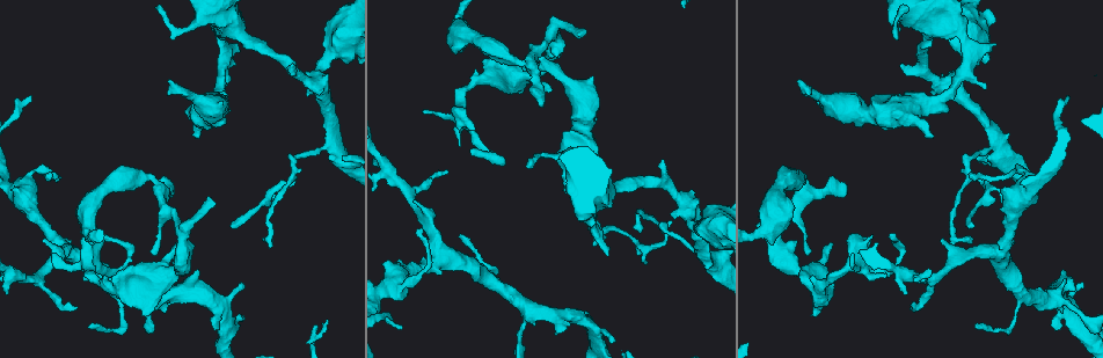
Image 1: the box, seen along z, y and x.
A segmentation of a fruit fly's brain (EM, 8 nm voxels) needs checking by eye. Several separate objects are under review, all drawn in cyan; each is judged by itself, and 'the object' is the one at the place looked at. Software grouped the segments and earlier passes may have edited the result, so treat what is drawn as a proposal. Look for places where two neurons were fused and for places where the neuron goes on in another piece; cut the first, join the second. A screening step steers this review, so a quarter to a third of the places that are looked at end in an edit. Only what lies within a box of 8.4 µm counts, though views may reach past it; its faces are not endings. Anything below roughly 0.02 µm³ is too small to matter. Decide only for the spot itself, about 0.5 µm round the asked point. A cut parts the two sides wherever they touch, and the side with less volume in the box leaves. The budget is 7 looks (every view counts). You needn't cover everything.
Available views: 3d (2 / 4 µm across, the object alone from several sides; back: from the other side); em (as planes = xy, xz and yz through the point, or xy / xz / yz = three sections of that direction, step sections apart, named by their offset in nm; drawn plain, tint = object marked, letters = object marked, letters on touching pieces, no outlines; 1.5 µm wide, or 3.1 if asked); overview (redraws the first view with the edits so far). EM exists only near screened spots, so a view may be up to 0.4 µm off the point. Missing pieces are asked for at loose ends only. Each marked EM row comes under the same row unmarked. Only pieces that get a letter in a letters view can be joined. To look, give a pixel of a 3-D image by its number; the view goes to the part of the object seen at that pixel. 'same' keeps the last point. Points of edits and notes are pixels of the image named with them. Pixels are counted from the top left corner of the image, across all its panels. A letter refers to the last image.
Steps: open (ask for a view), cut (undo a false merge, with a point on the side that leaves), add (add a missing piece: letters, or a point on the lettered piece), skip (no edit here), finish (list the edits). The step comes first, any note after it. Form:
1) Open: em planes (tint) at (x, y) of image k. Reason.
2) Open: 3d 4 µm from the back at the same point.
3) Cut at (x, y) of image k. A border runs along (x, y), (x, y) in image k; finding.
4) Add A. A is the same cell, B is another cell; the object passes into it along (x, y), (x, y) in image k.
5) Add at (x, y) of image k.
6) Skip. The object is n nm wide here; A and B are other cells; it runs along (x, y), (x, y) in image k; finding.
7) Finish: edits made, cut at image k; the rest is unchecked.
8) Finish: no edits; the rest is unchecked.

Open: em planes (tint) at (142, 314) of image 1.

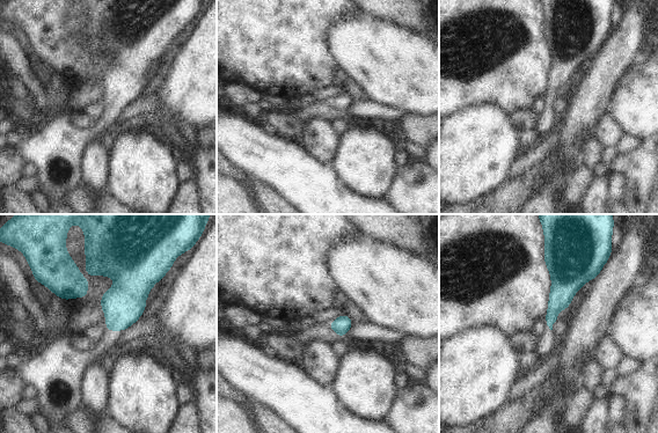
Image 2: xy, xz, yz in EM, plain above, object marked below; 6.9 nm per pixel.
Open: em planes (letters) at the same point.

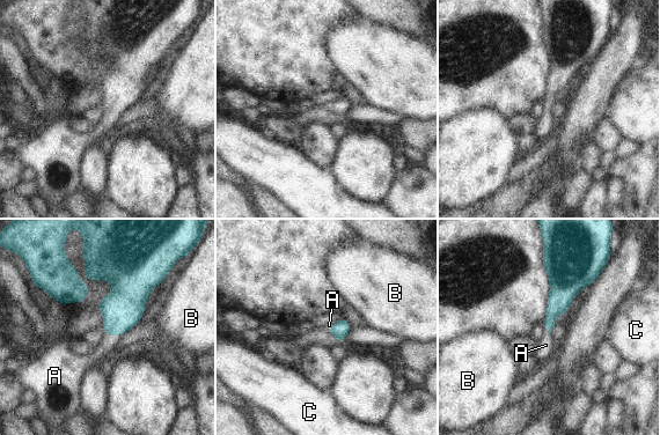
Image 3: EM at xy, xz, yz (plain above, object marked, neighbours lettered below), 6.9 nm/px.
Add A. A is the same cell, B and C are other cells; the neuron continues.

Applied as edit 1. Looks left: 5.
Open: overview.

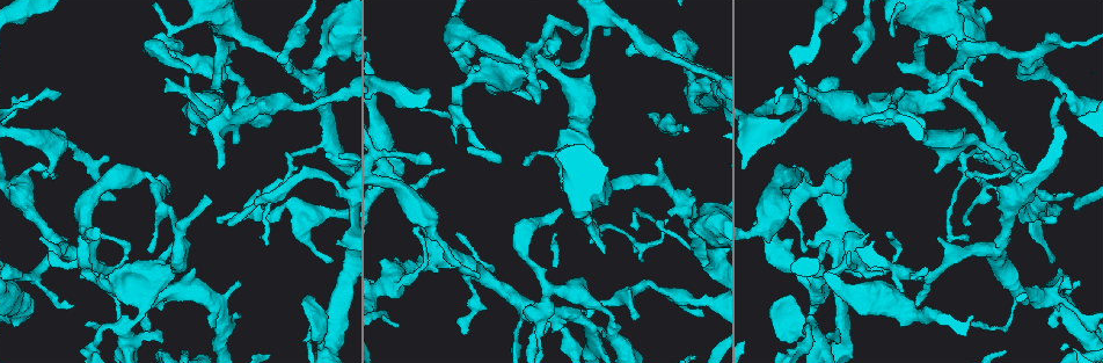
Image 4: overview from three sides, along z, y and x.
Open: 3d 2 µm from the back at (602, 230) of image 4. Free end.

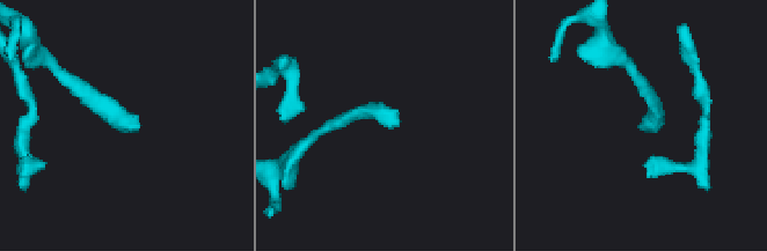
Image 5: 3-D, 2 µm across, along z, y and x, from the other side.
Open: em planes (letters) at (130, 129) of image 5. Shape alone is not enough.

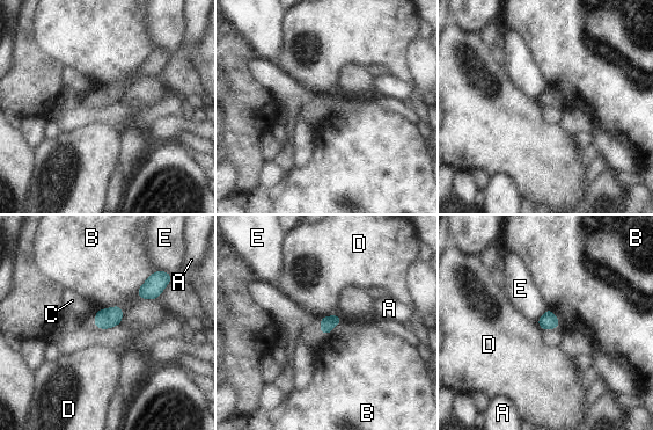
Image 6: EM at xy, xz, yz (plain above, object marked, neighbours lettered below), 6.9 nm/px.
Skip. The longest contact is with B, 220 nm; A, B, C, D and E are other cells; a border runs along (336, 313), (318, 319) in image 6; no lettered piece goes on from it.

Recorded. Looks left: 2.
Finish: edits made, add at image 3; the rest is unchecked.

